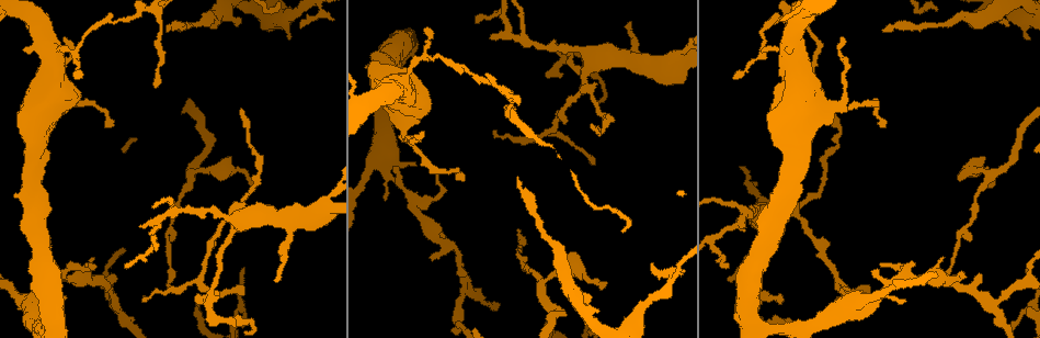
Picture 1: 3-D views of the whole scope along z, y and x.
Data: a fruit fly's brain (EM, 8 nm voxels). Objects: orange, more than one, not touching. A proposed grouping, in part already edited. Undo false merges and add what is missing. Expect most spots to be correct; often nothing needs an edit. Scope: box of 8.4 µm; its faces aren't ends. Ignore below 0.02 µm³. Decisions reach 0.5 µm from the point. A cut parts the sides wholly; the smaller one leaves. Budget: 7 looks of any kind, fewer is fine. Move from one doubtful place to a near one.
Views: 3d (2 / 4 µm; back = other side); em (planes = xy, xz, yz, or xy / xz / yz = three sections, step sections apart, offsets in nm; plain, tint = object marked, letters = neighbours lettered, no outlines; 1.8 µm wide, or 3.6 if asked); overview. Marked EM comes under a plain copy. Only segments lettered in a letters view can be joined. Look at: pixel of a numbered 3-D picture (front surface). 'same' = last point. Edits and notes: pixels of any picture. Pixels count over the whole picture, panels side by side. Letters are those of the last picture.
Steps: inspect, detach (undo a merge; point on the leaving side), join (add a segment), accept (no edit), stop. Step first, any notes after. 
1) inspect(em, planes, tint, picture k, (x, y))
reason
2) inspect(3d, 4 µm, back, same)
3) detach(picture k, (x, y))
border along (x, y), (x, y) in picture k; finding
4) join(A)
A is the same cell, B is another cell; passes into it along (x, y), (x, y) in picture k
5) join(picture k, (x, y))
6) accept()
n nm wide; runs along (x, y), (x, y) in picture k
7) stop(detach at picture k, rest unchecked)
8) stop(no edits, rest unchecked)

inspect(em, yz, step 16, letters, picture 1, (544, 286))
a narrow waist

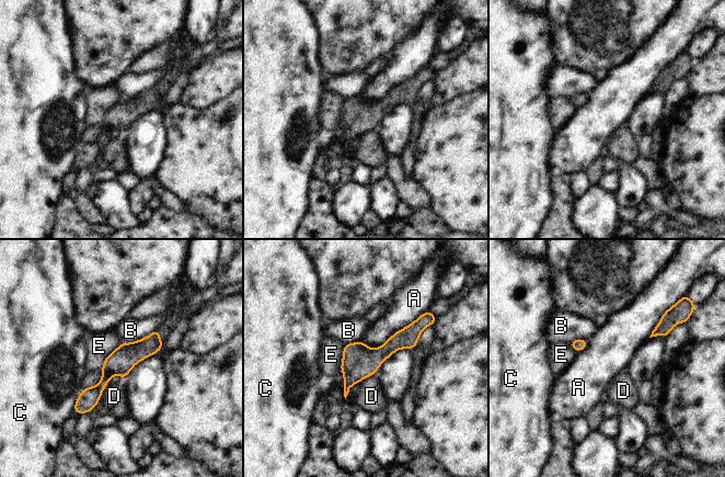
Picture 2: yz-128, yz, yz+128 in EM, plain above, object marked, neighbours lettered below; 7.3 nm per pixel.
accept()
A touches over 500 nm; A, B, C, D and E are other cells; runs along (157, 332), (79, 409) in picture 2; all the same neuron

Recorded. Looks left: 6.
inspect(3d, 2 µm, back, picture 1, (462, 280))
two arms in line, one across

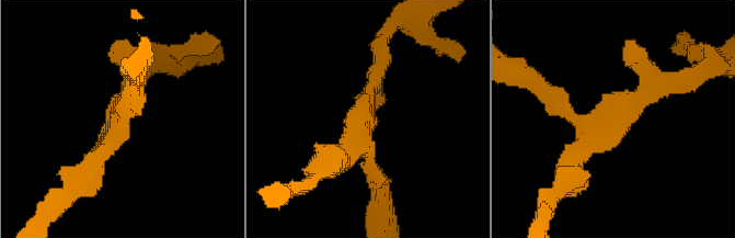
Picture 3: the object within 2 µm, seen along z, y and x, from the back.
inspect(em, xy, step 16, tint, picture 3, (364, 123))

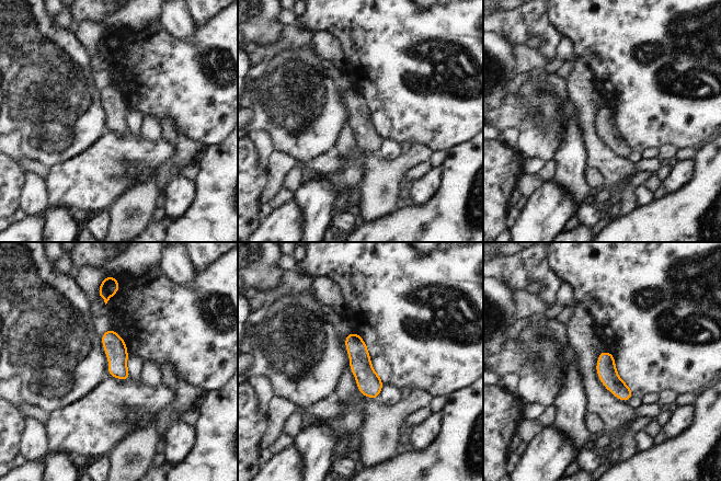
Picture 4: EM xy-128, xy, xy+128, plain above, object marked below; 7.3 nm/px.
inspect(em, planes, letters, same)

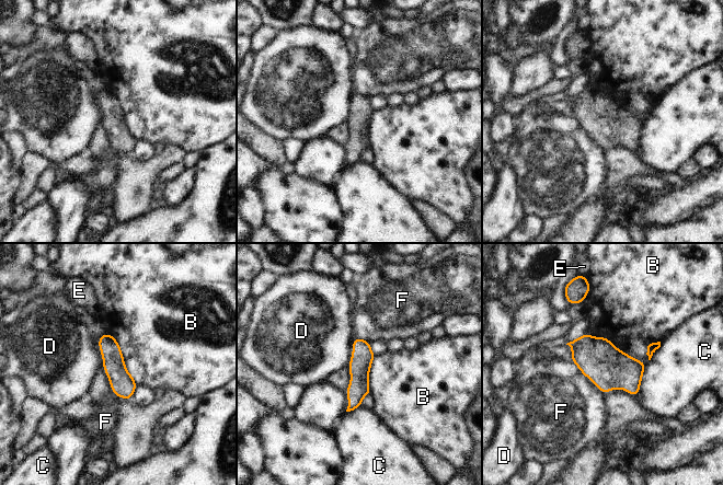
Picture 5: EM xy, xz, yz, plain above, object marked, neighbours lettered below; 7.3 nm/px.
accept()
B, C, D, E and F are other cells; runs along (358, 341), (358, 389), (351, 407) in picture 5; continuous, no second neuron

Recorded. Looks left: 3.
inspect(em, xz, step 8, tint, picture 1, (745, 211))
three arms meet

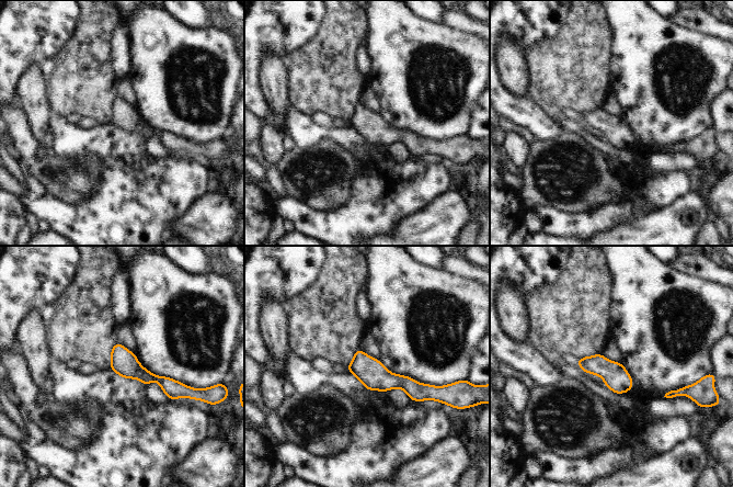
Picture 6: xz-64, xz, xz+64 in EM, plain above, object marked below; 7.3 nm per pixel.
inspect(em, planes, letters, same)

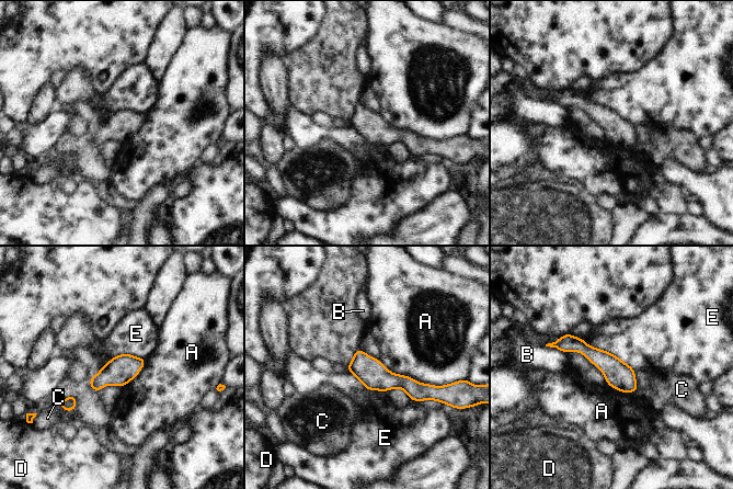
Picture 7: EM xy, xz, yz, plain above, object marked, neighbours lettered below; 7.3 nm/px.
accept()
200 nm wide; A, B, C, D and E are other cells; border along (583, 339), (615, 354), (634, 371) in picture 7; all the same neuron

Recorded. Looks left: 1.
stop(no edits, rest unchecked)

